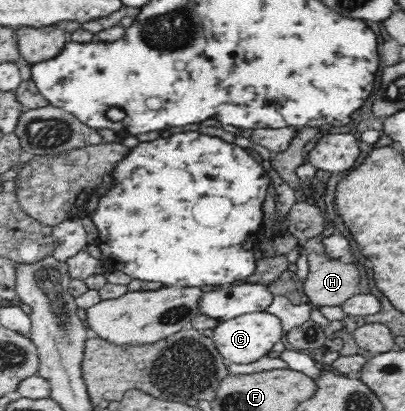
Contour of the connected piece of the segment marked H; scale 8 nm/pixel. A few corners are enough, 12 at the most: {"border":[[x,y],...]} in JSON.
{"border":[[321,238],[302,242],[304,293],[316,306],[358,293],[356,265],[327,258]]}

